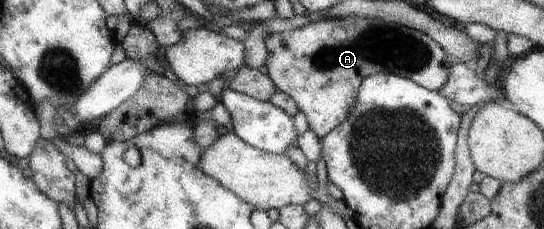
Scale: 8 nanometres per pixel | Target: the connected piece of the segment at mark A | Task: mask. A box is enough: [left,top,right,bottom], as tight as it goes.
[264,16,450,139]

